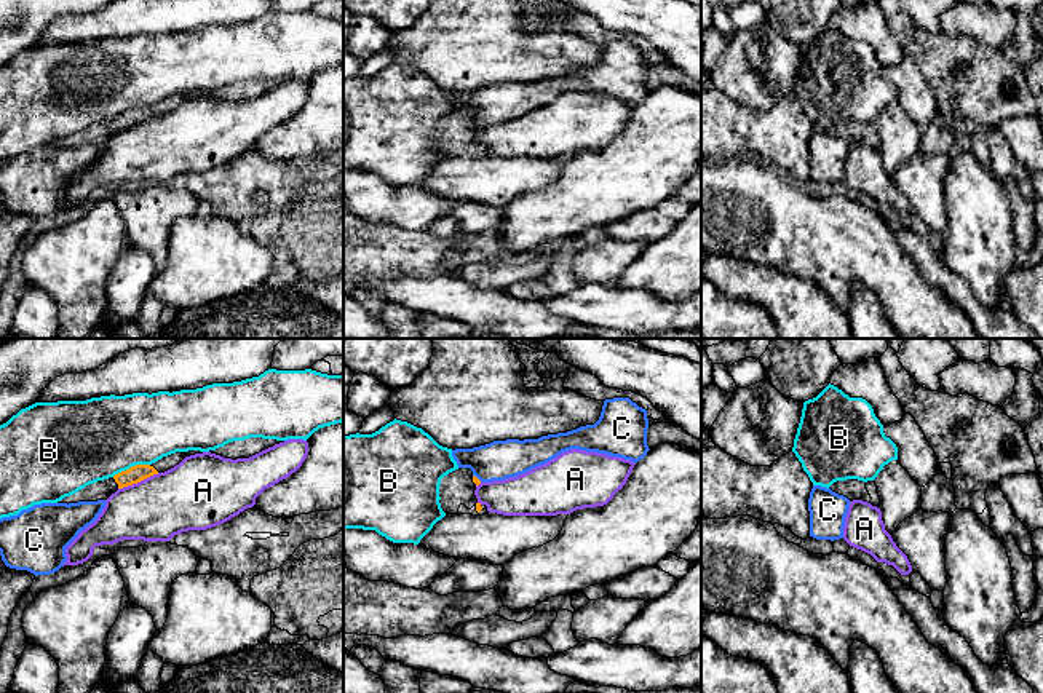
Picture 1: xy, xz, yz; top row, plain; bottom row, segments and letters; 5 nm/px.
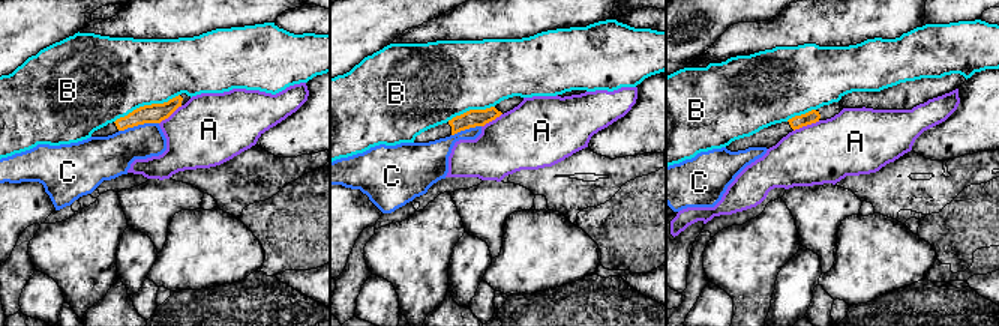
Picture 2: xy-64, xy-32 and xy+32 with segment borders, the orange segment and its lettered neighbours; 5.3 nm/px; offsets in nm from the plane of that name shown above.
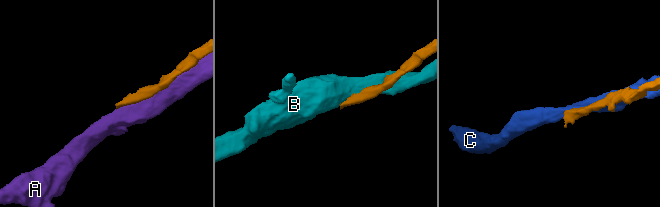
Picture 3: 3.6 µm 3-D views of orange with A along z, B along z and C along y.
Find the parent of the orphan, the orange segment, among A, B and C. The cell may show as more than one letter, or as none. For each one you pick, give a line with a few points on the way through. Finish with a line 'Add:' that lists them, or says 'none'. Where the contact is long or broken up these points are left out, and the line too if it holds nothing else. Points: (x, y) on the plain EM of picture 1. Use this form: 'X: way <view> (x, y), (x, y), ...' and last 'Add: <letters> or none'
Add: none

